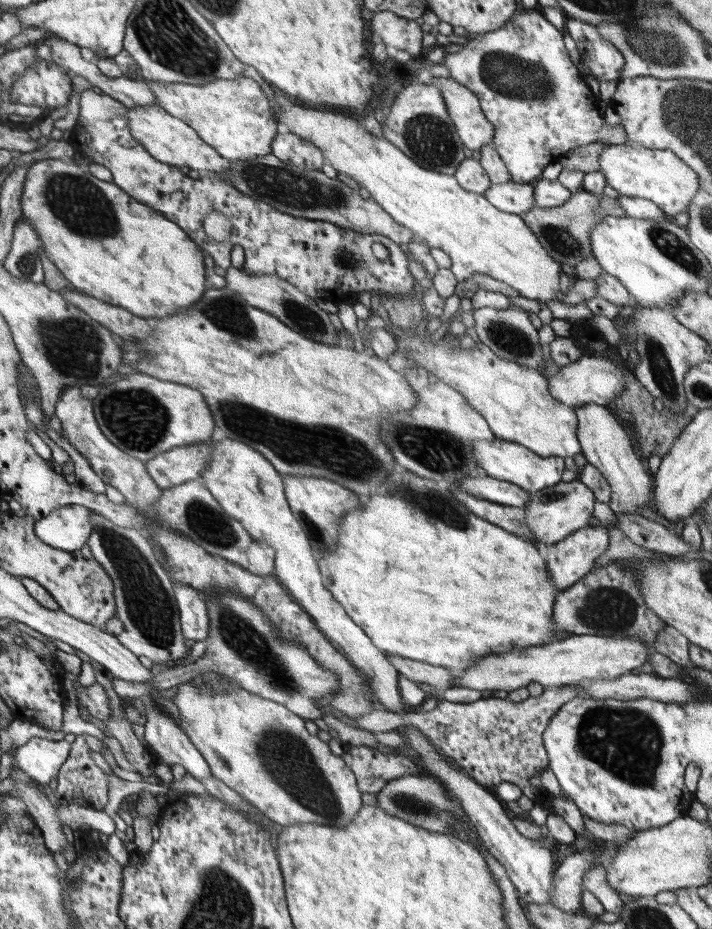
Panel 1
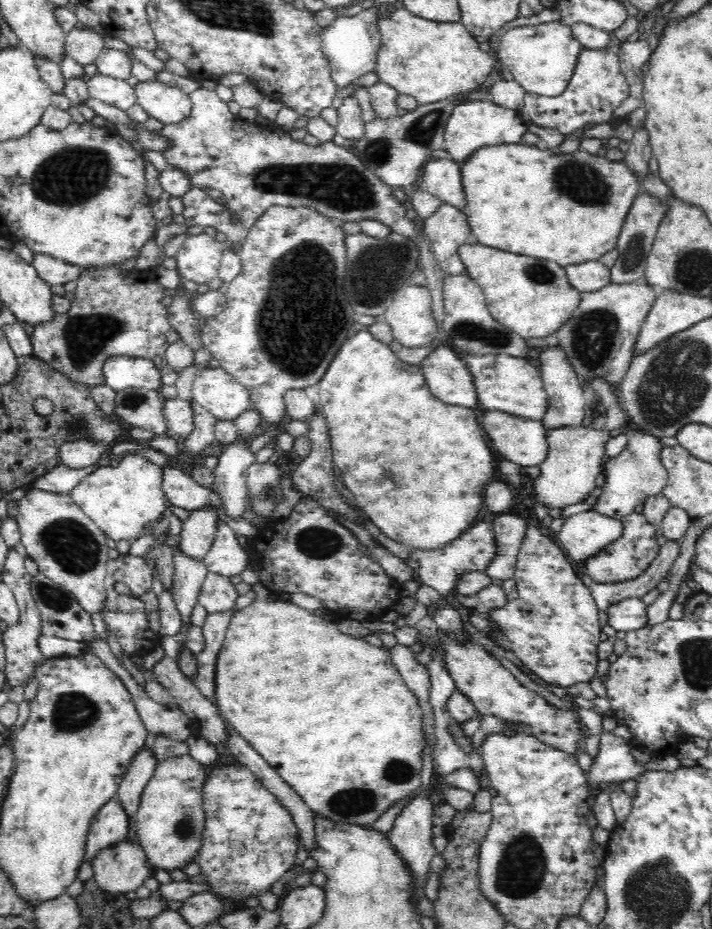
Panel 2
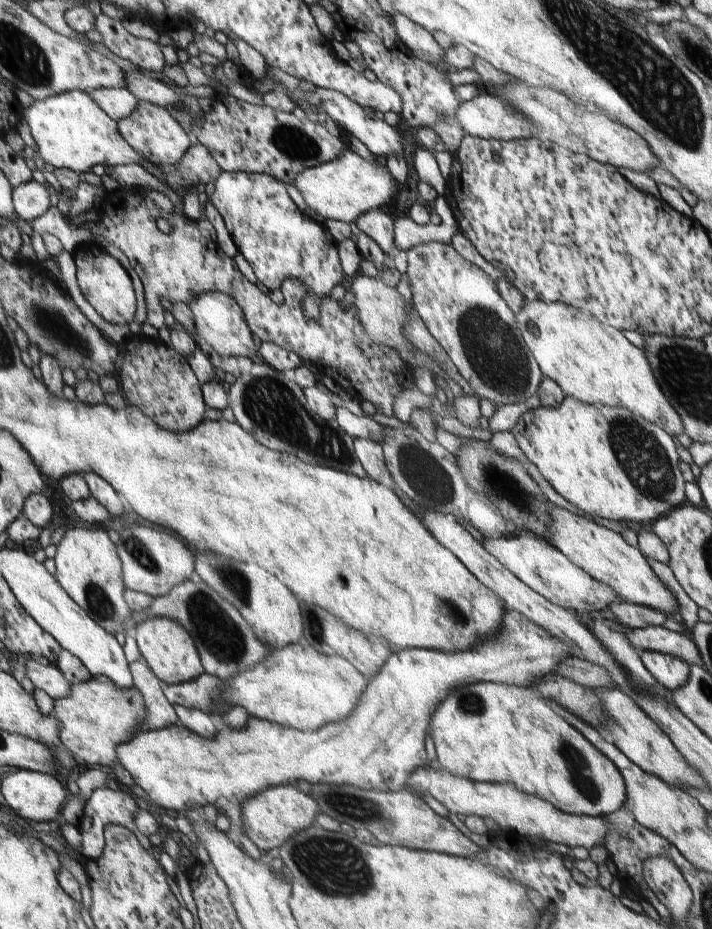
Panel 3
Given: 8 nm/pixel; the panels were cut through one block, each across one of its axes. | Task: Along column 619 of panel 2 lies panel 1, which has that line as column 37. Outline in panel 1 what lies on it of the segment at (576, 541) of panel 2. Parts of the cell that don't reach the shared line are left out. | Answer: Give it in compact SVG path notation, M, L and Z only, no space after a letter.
M65 506L55 508L47 516L33 524L33 534L39 542L63 552L79 552L91 534L89 508L85 506Z

